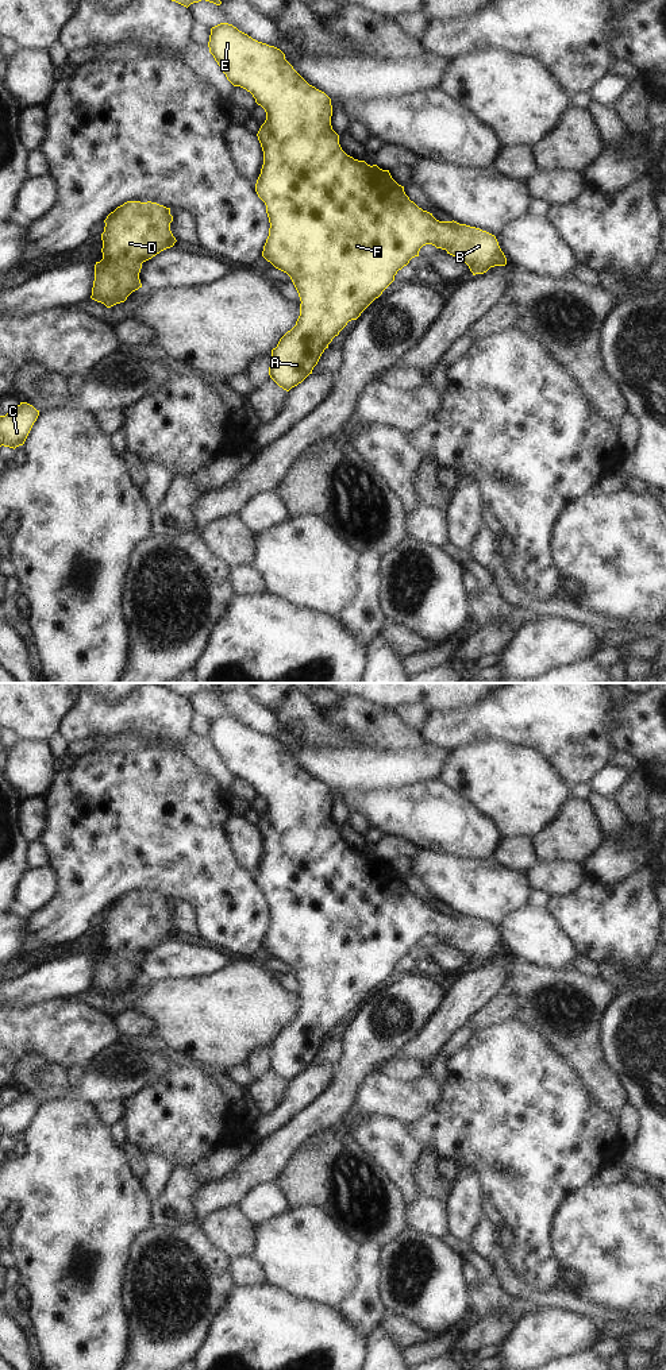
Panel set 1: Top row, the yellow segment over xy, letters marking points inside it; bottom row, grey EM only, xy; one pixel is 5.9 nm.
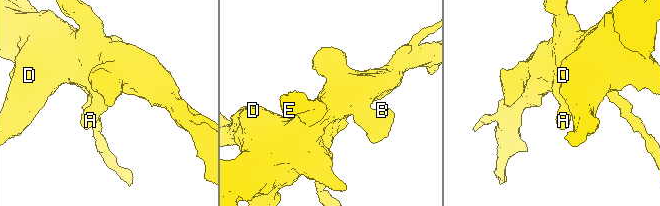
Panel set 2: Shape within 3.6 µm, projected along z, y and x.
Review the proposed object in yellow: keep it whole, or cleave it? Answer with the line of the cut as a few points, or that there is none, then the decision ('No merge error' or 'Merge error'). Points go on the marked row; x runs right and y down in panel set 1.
No split. No merge error

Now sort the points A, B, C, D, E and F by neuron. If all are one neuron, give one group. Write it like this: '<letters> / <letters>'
A B C D E F

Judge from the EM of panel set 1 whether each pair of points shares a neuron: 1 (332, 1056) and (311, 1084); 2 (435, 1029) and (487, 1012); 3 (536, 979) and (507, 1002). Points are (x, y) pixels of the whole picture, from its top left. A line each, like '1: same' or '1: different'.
1: different
2: different
3: different

